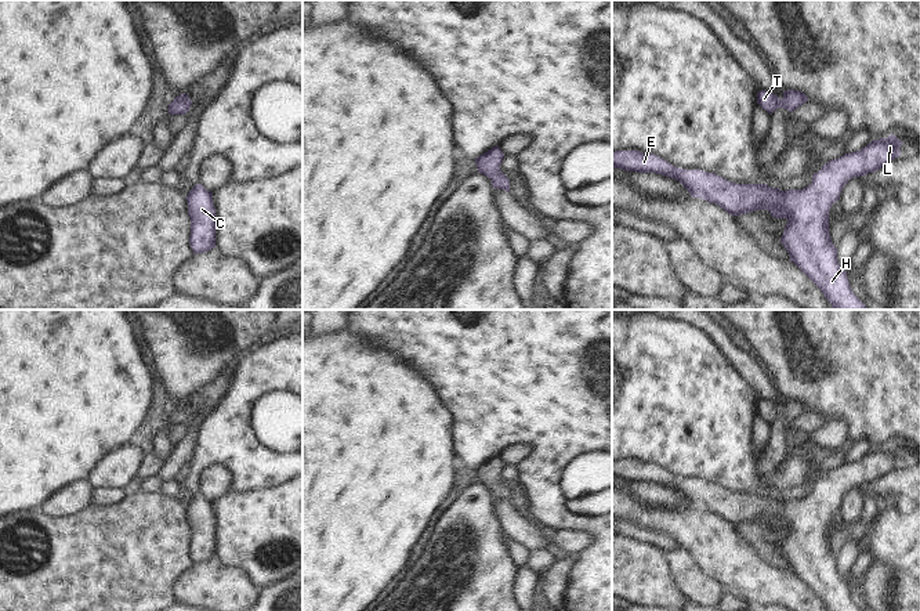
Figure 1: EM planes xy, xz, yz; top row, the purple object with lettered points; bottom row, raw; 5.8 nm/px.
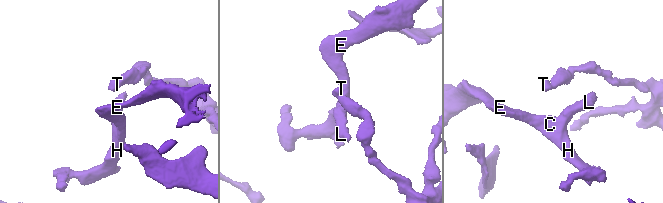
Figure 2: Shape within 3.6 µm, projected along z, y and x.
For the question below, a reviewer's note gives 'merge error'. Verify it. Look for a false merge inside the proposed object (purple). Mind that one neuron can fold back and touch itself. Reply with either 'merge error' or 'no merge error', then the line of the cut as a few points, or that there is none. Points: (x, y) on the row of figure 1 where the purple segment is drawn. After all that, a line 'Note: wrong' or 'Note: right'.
no merge error; no cut
Note: wrong

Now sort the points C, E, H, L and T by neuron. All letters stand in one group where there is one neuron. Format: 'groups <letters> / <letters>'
groups C E H L T

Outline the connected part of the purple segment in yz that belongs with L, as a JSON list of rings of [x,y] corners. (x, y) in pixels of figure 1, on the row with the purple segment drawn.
[[[894,134],[873,140],[861,151],[825,163],[808,187],[789,191],[767,184],[735,184],[714,173],[674,167],[653,153],[634,149],[612,152],[612,167],[674,178],[692,198],[716,203],[732,216],[768,210],[775,218],[786,218],[780,243],[790,261],[821,289],[834,310],[868,310],[851,290],[847,271],[840,268],[829,234],[829,210],[851,178],[885,167],[901,156],[902,144]]]

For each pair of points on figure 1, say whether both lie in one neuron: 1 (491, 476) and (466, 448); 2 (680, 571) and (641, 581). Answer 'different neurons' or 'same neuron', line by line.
1: different neurons
2: different neurons

